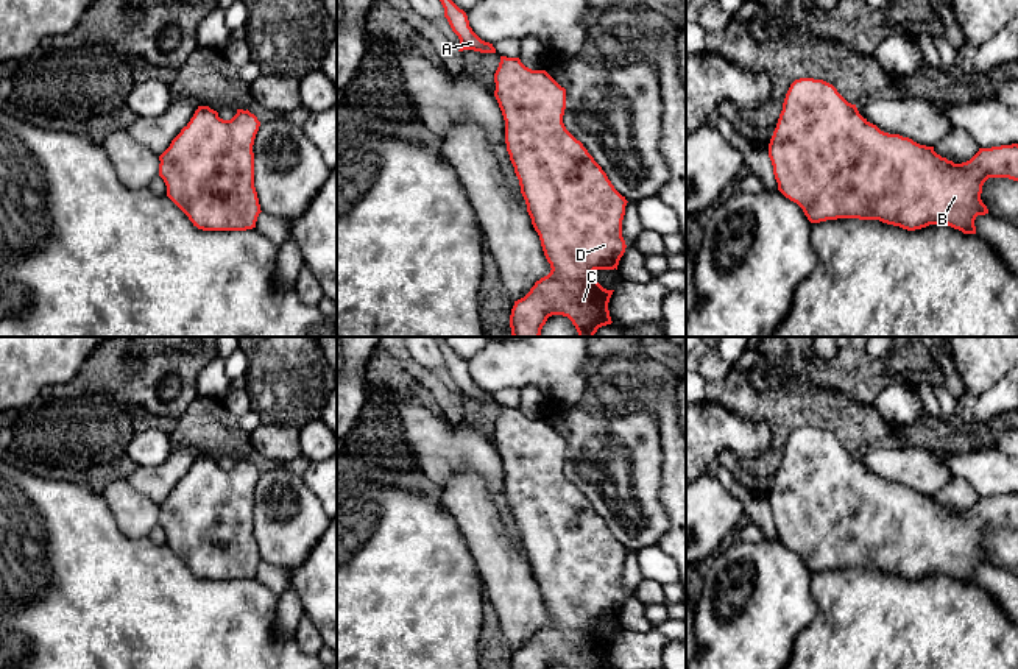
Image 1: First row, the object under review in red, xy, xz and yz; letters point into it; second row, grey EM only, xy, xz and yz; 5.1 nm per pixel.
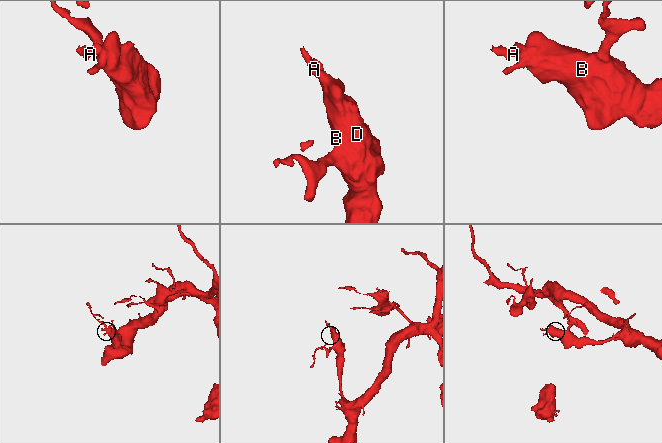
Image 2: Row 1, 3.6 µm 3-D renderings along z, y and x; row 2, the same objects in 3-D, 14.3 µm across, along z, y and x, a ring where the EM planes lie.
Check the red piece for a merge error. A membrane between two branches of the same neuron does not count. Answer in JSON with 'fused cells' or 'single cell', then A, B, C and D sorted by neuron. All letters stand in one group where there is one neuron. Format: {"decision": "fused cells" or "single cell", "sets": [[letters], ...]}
{"decision": "single cell", "sets": [["A", "B", "C", "D"]]}

